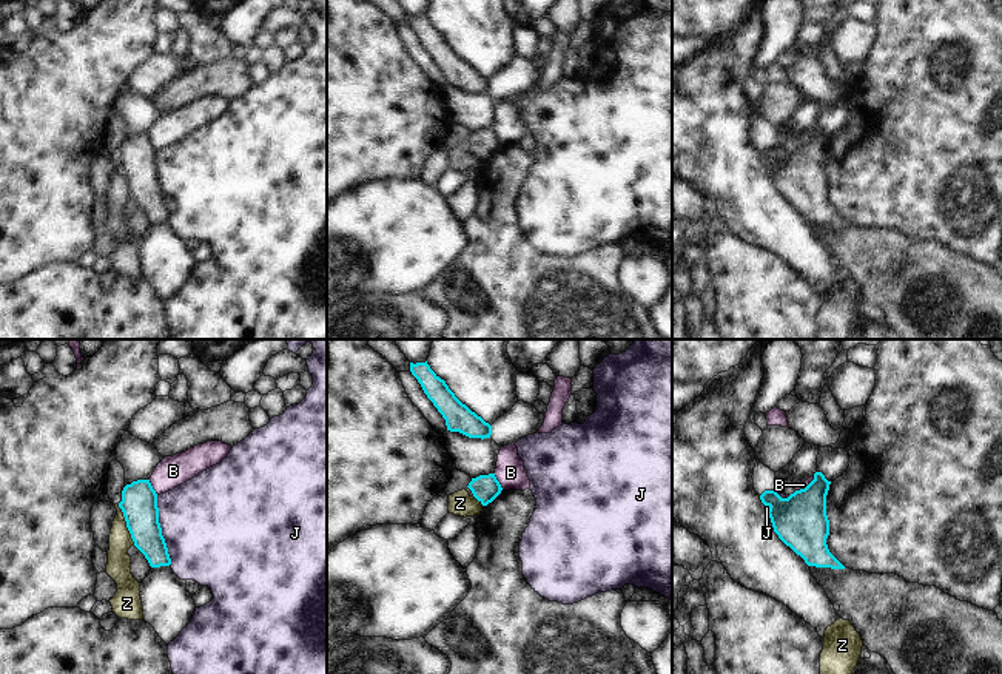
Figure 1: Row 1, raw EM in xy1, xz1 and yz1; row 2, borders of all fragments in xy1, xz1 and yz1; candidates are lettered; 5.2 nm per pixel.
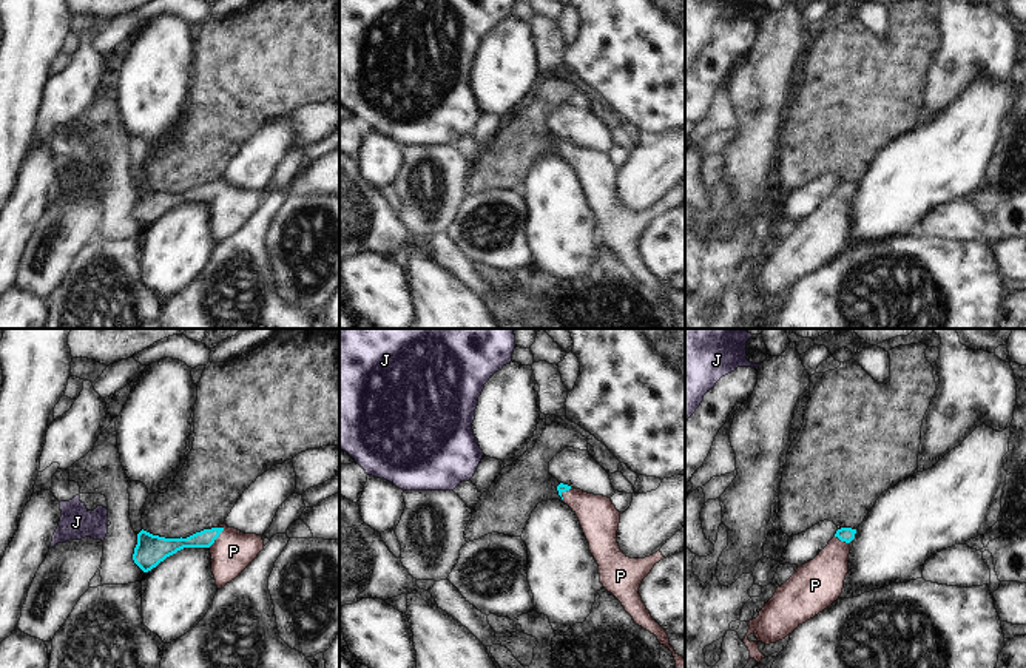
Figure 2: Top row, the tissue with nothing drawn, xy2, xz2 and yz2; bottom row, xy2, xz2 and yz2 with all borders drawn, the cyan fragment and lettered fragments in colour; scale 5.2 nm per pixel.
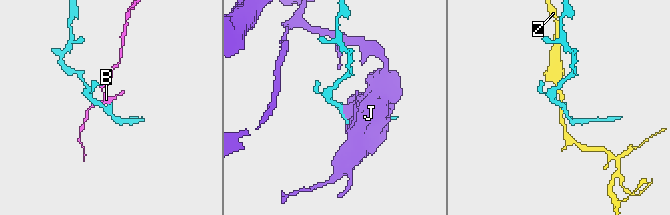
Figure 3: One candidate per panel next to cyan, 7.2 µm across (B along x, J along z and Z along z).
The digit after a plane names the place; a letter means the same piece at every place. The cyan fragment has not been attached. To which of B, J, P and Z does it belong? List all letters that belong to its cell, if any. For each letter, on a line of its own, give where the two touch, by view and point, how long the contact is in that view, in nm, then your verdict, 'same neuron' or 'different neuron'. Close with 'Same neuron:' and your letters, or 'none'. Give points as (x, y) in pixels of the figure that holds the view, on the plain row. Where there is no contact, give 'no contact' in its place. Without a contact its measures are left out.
B: xz1 (498, 136) | 100 nm | different neuron
J: xy1 (161, 185) | 380 nm | different neuron
P: xy2 (218, 190) | 130 nm | same neuron
Z: xy1 (127, 179) | 220 nm | different neuron
Same neuron: P

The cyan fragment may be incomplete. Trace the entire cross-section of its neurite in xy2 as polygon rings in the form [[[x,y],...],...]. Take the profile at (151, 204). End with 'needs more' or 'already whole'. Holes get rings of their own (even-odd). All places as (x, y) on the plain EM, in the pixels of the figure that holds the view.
[[[227,179],[204,184],[187,193],[165,193],[147,185],[137,188],[133,214],[148,227],[167,211],[184,202],[208,202],[211,227],[218,244],[235,234],[264,204],[264,194],[256,188],[244,188]]]; needs more

